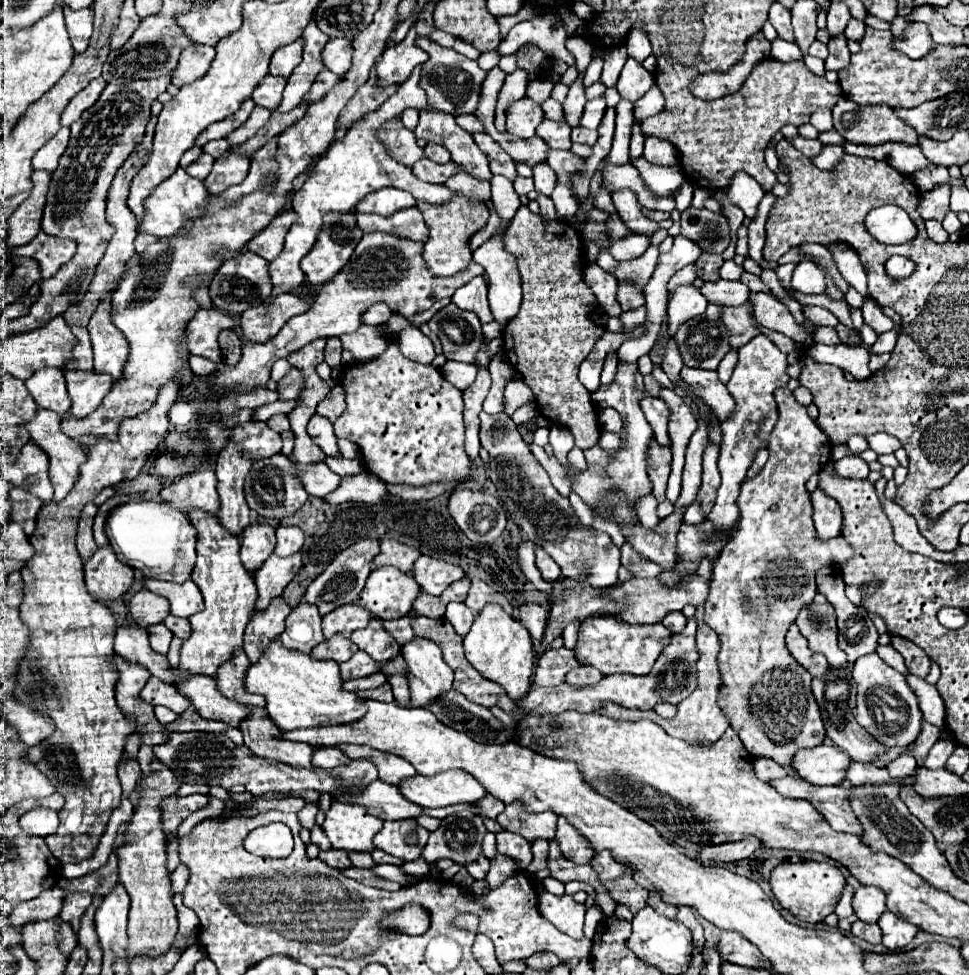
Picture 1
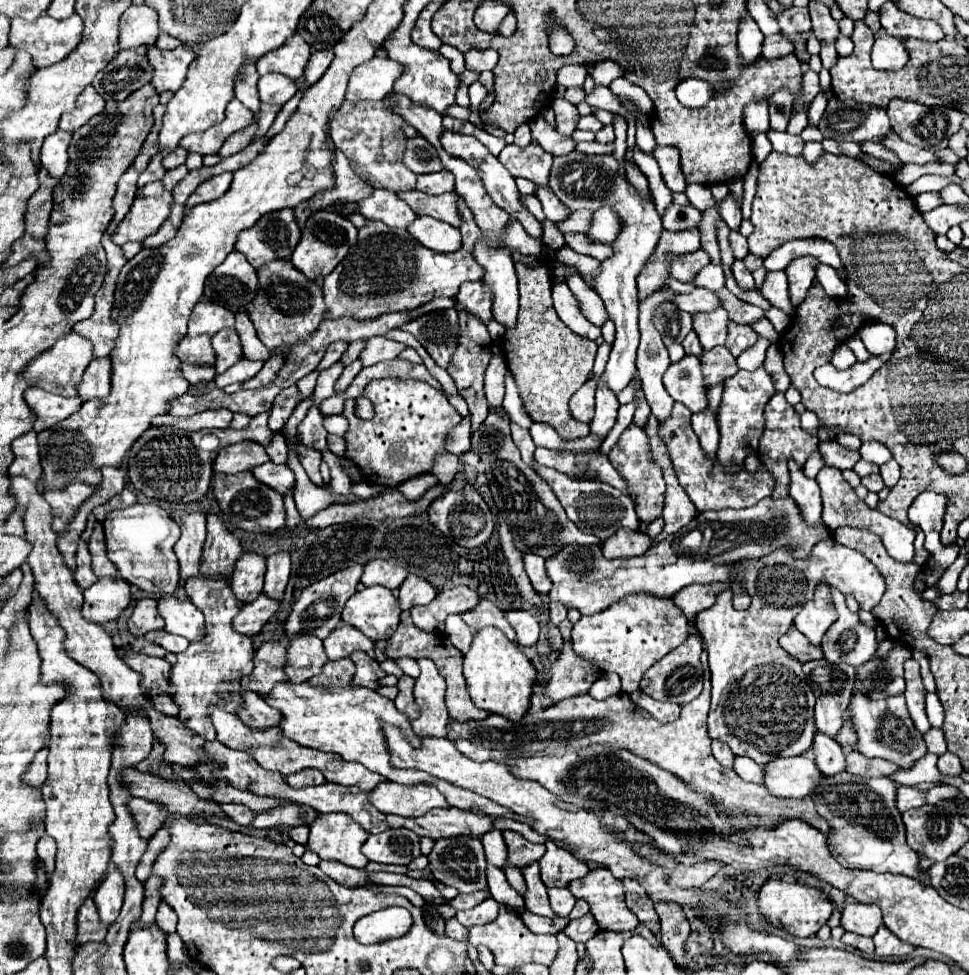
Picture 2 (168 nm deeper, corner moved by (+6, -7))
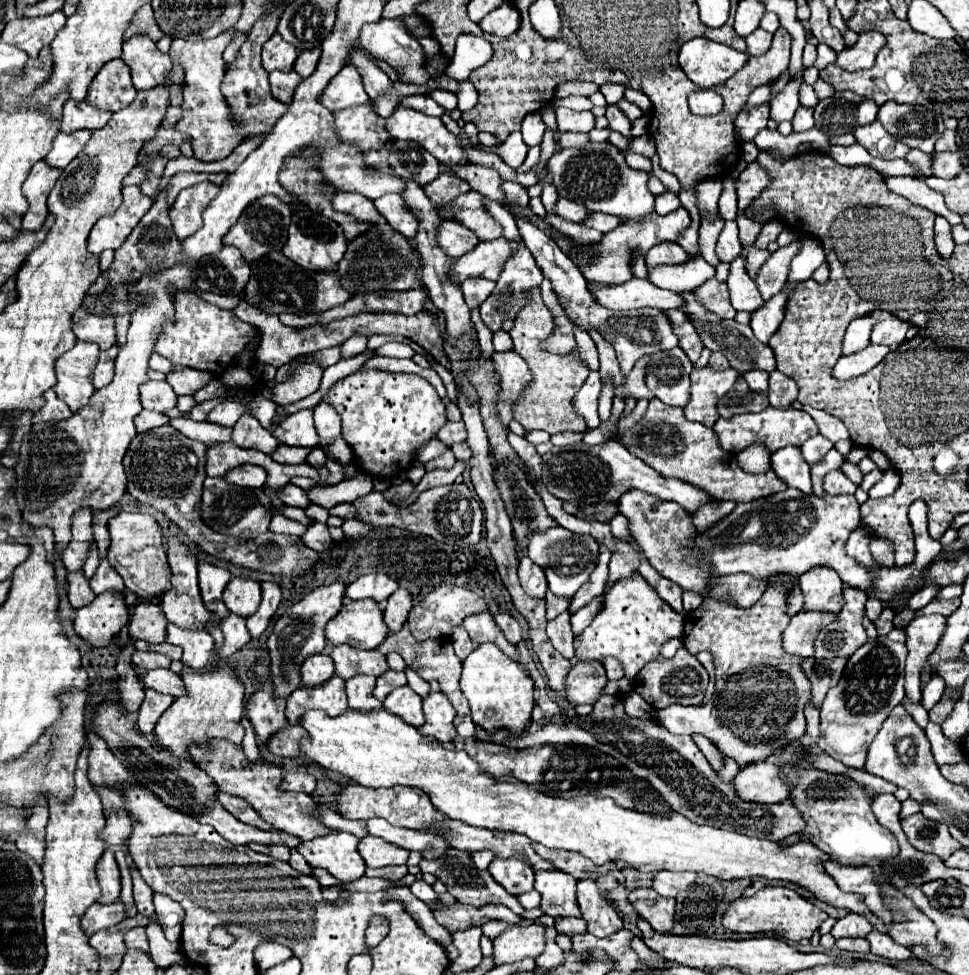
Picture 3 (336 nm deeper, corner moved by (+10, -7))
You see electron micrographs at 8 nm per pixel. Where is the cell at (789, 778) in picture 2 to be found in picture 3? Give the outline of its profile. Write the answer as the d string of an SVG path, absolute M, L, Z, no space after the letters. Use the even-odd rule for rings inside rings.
M769 761L745 765L731 783L741 801L769 805L783 803L789 797L789 787L781 779L781 767Z

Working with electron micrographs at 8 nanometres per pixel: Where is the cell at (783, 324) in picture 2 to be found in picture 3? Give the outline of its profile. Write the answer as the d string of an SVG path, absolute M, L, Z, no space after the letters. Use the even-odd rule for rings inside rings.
M741 257L731 261L727 285L729 285L729 293L731 293L731 303L737 311L749 311L751 313L763 305L763 299L755 287L755 281L747 275L745 261Z

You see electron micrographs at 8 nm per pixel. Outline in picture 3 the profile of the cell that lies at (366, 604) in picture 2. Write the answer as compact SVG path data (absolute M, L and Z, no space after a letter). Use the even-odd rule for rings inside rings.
M373 599L351 601L341 607L337 617L325 627L325 637L331 645L355 645L361 649L377 649L387 637L387 625L379 603Z

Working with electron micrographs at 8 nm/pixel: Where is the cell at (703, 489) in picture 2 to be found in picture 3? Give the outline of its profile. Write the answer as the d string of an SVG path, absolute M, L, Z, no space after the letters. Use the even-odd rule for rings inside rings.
M659 399L649 401L649 407L641 417L641 421L619 433L619 441L631 455L637 455L641 461L659 471L663 477L677 477L685 483L691 483L707 491L709 495L721 501L747 503L787 489L787 483L781 483L775 471L767 471L765 475L751 475L741 471L735 455L719 447L713 429L701 423L687 421L681 407L669 407Z

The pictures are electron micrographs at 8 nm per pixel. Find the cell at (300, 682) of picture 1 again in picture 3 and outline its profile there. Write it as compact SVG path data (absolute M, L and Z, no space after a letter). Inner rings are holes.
M347 709L339 717L329 717L323 711L307 711L301 725L309 733L309 739L301 741L301 751L307 759L325 769L337 771L363 787L417 787L425 791L431 797L431 803L449 819L491 831L521 833L545 847L577 851L589 857L595 865L623 861L627 867L643 873L665 869L695 871L727 881L745 877L789 881L807 889L815 899L827 905L863 915L873 927L893 937L895 943L903 947L923 945L933 957L949 955L947 947L937 939L935 923L913 907L913 901L901 895L901 891L881 887L885 907L893 911L893 923L889 927L885 927L885 923L881 923L881 919L865 907L857 893L841 891L823 867L823 863L831 857L817 849L811 841L785 845L779 841L747 837L743 833L693 823L673 811L665 815L629 811L613 803L613 799L597 799L595 795L577 795L573 799L547 797L515 777L497 779L487 775L465 751L445 749L437 743L437 739L423 737L415 727L401 723L399 717L387 713L385 709L369 713Z

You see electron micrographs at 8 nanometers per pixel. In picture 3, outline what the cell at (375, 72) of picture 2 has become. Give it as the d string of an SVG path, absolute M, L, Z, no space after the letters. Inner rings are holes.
M343 67L325 87L325 93L321 93L321 103L331 111L337 113L341 109L353 107L353 105L365 105L369 103L369 97L363 89L361 75L355 67Z

